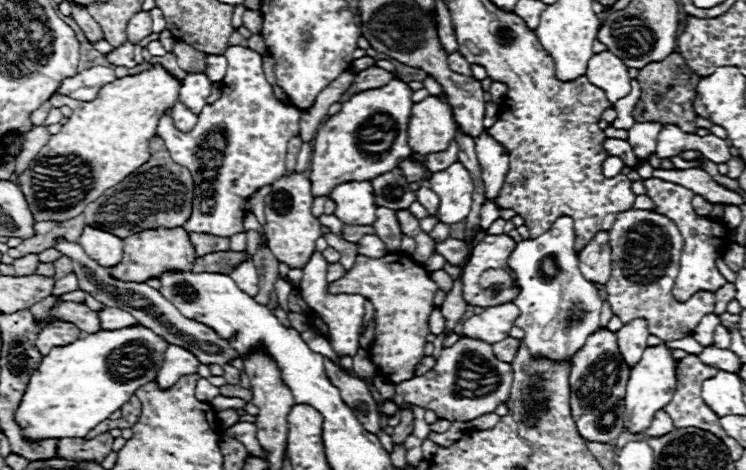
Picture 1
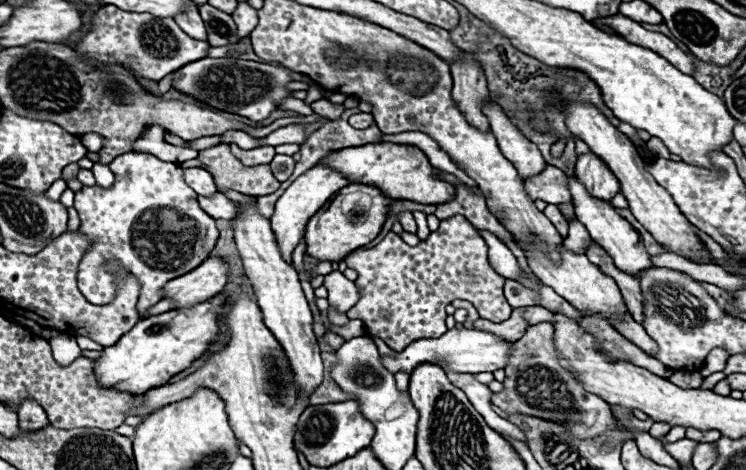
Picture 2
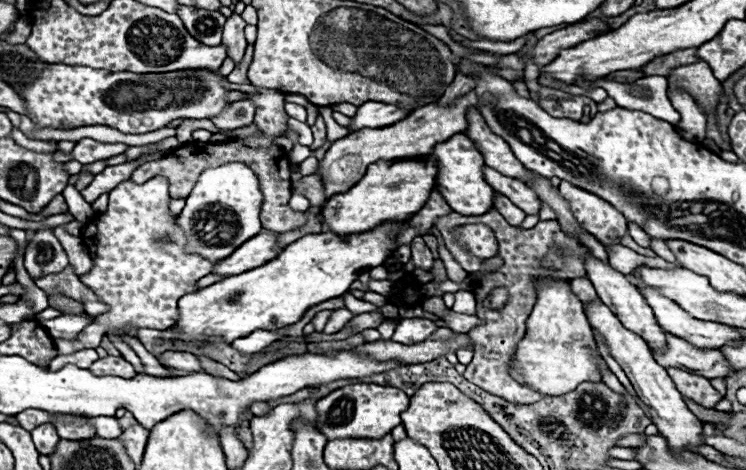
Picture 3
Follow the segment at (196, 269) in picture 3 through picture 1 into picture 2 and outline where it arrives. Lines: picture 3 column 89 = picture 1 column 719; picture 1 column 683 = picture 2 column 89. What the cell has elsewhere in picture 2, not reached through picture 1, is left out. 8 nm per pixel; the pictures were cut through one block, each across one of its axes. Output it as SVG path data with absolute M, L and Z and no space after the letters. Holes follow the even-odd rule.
M128 152L114 158L110 168L116 176L110 188L82 186L74 194L74 208L82 220L80 230L94 240L92 250L80 262L78 286L92 304L110 304L116 294L116 284L102 264L108 258L116 258L142 284L136 304L142 316L162 298L162 286L168 280L188 274L188 270L194 270L208 258L218 240L218 228L216 220L200 208L198 194L182 180L182 168L178 164L162 162L152 154ZM172 210L184 216L158 214Z

